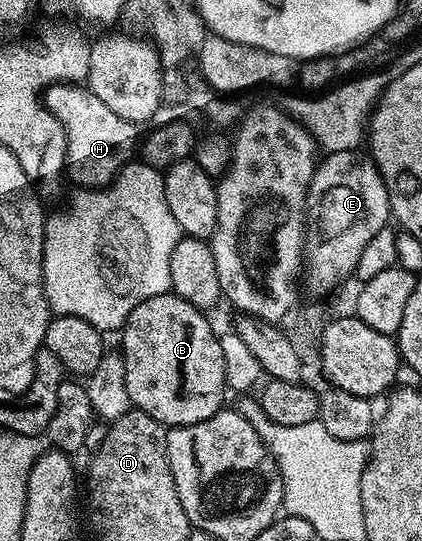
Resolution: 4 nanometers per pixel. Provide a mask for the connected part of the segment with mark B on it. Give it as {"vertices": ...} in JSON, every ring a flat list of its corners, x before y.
{"vertices":[[167,293,148,297,148,301,140,301,140,305,136,305,136,309,132,309,126,318,125,327,121,328,120,354,124,361,124,381,131,404,167,428,196,425,223,410,222,398,228,395,224,377,224,349,219,332,210,328,206,318,203,312,197,311,188,301,176,294]]}

